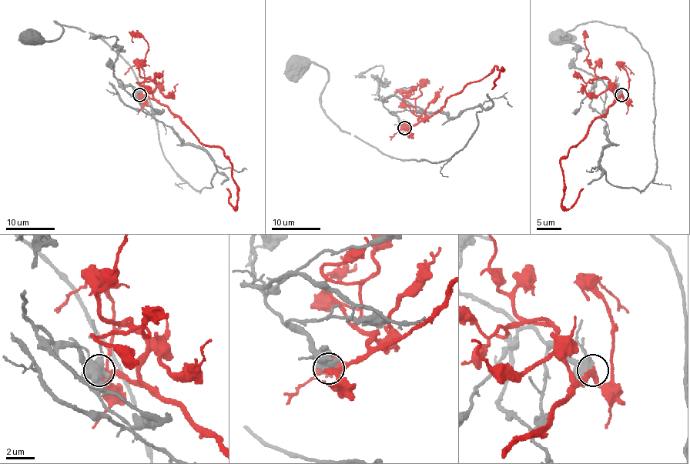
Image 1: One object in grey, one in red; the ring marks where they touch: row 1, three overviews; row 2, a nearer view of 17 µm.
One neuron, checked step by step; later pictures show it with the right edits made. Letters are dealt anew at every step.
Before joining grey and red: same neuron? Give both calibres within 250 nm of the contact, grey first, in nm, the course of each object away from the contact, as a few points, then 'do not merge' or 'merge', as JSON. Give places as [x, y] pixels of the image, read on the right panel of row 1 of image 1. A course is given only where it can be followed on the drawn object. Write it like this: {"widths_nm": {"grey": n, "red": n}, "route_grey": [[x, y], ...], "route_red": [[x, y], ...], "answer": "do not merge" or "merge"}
{"widths_nm": {"grey": 550, "red": 380}, "route_grey": [[622, 95], [606, 88], [600, 163], [641, 191], [656, 169], [652, 62], [621, 27], [557, 37]], "route_red": [[622, 95], [591, 123], [588, 132], [560, 160], [564, 186], [562, 205], [570, 208], [583, 188]], "answer": "merge"}

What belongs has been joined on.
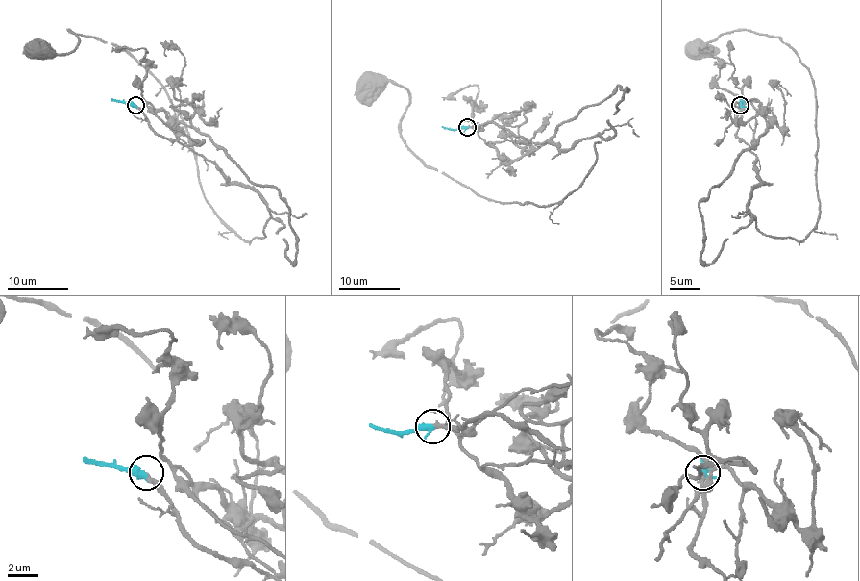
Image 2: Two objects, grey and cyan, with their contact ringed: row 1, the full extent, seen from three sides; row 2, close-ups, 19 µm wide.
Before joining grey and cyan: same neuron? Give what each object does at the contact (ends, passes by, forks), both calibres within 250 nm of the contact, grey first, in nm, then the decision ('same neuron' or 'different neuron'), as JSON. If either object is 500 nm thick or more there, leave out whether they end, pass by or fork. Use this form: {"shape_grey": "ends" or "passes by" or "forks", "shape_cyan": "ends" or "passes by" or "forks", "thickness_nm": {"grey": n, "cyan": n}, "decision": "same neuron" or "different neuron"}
{"shape_grey": "ends", "shape_cyan": "passes by", "thickness_nm": {"grey": 280, "cyan": 320}, "decision": "same neuron"}

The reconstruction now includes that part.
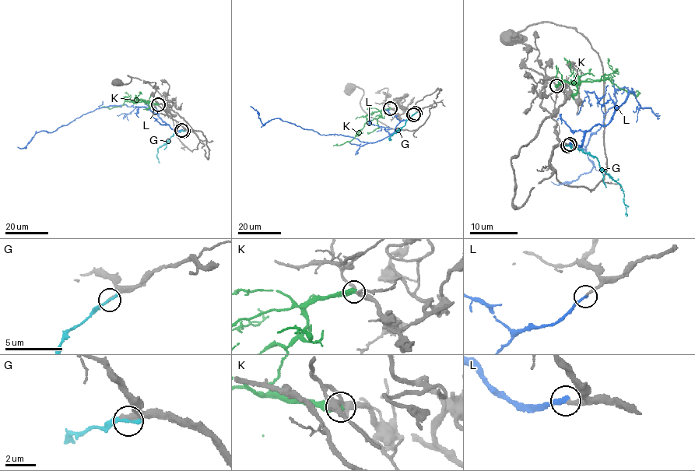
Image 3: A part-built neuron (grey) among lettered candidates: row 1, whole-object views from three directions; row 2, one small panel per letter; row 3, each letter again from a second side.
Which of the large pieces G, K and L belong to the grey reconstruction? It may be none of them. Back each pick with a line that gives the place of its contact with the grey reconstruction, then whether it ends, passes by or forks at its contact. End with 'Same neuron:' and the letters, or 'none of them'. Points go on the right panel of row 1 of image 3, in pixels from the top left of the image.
L: Touches grey at (570, 144). It ends there
Same neuron: L

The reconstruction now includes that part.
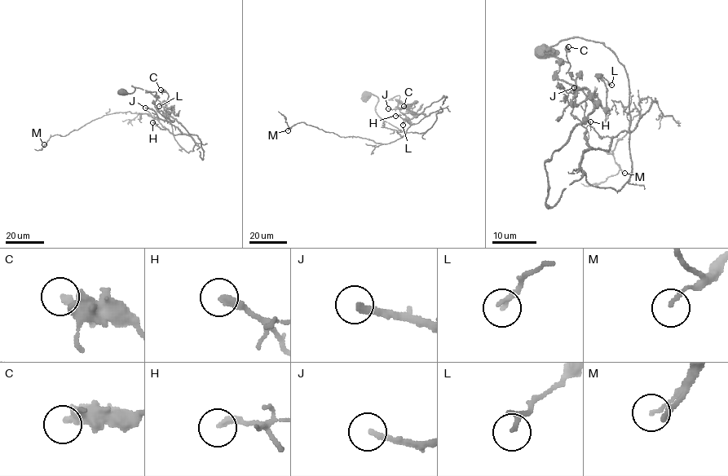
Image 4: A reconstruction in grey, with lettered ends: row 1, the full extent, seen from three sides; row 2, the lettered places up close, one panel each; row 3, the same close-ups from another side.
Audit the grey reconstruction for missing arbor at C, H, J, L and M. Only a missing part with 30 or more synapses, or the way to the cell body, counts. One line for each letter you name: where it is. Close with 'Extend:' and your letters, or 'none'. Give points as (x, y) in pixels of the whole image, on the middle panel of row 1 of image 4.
J: at (388, 108)
Extend: J

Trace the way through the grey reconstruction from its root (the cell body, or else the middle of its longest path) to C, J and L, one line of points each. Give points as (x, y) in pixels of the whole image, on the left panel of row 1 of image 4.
C: (122, 91), (151, 93), (174, 139), (193, 151), (194, 139), (159, 112), (171, 112), (161, 90)
J: (122, 91), (132, 93), (132, 85), (151, 93), (166, 112), (174, 139), (193, 150), (191, 136), (145, 107)
L: (122, 91), (151, 93), (174, 139), (193, 151), (159, 106)

